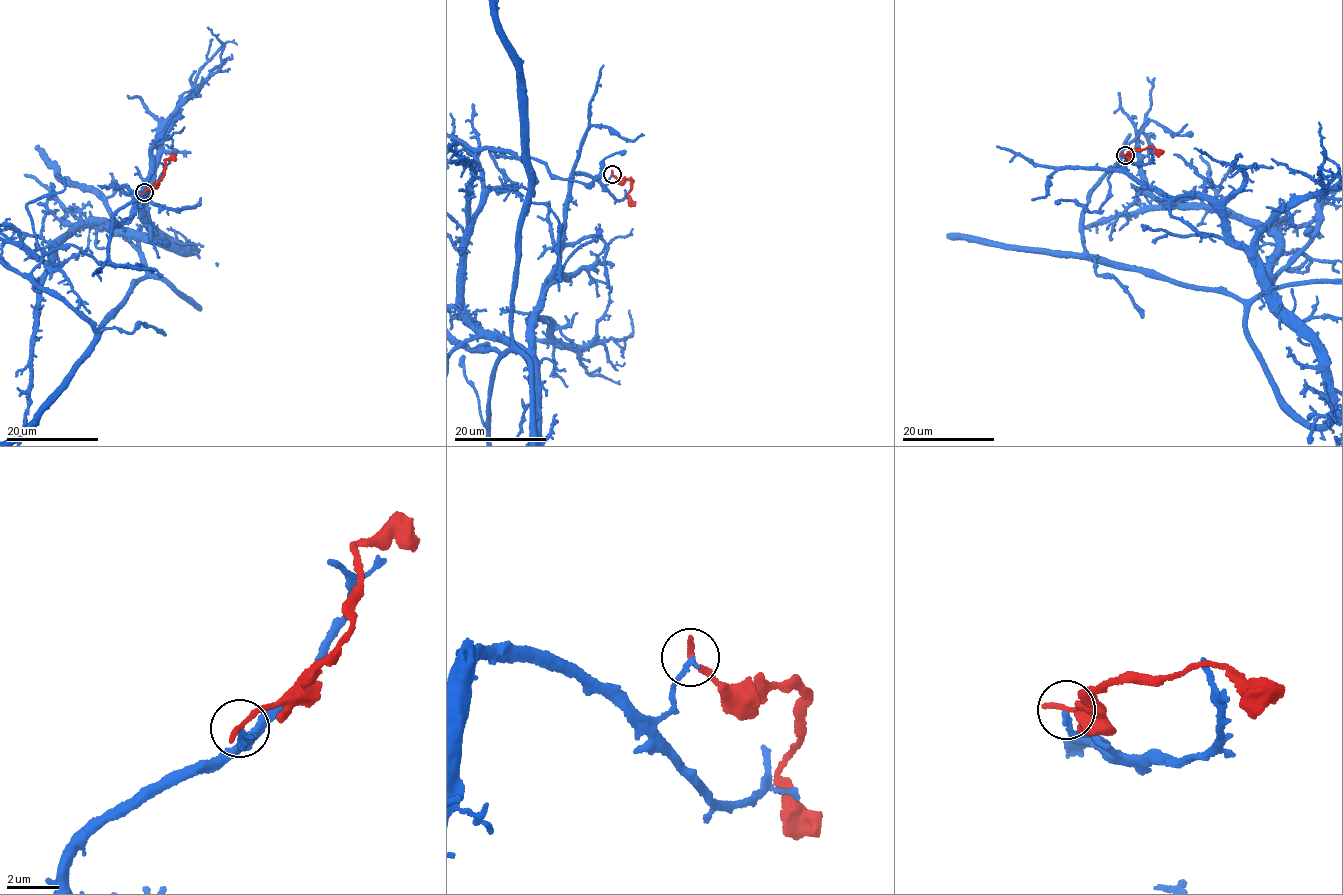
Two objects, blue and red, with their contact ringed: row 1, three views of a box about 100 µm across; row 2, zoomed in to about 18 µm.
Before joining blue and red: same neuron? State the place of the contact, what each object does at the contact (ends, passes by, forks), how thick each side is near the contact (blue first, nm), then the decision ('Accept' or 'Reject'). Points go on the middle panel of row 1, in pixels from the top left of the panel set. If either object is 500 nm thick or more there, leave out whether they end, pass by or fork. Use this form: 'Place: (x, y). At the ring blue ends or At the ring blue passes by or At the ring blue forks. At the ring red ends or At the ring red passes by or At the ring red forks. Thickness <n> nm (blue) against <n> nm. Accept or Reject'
Place: (612, 174). At the ring blue ends. At the ring red ends. Thickness 190 nm (blue) against 280 nm. Reject

